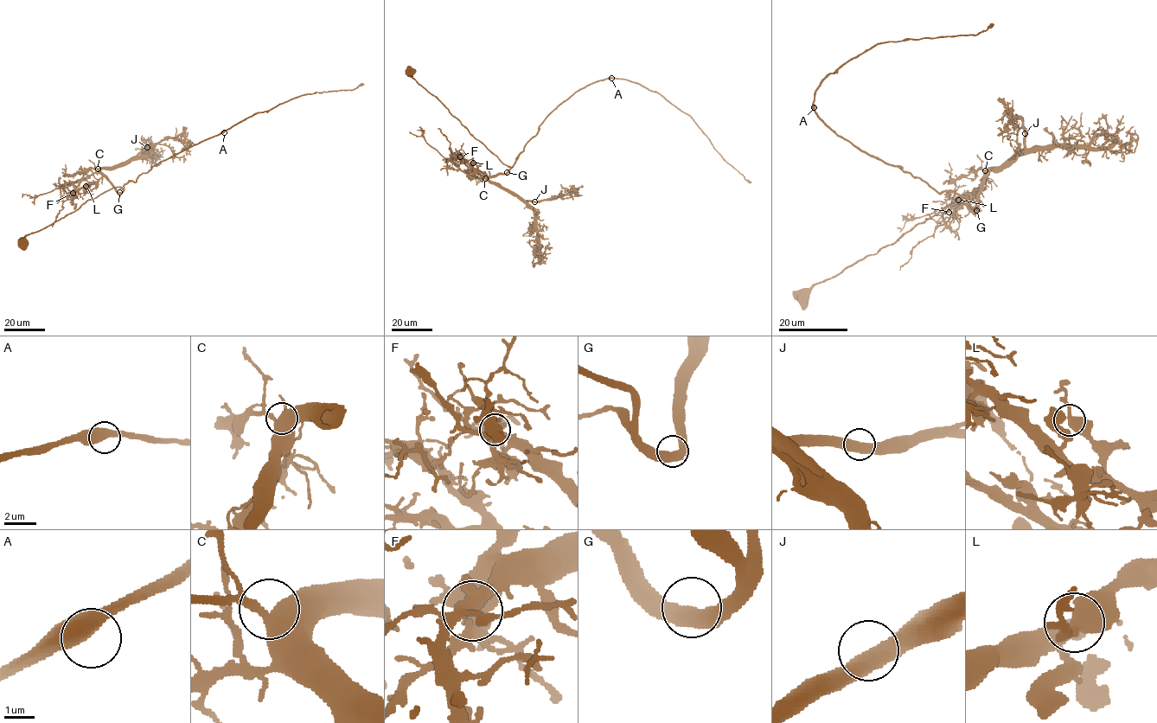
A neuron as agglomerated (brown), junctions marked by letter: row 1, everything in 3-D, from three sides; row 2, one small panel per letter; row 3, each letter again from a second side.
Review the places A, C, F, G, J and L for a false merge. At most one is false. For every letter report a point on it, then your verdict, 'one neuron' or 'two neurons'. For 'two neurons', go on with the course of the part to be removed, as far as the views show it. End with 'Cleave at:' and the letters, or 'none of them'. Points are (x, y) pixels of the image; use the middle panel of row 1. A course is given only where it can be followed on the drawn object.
A: (611, 78) | one neuron
C: (485, 178) | one neuron
F: (460, 156) | one neuron
G: (507, 172) | one neuron
J: (534, 201) | one neuron
L: (473, 163) | one neuron
Cleave at: none of them

